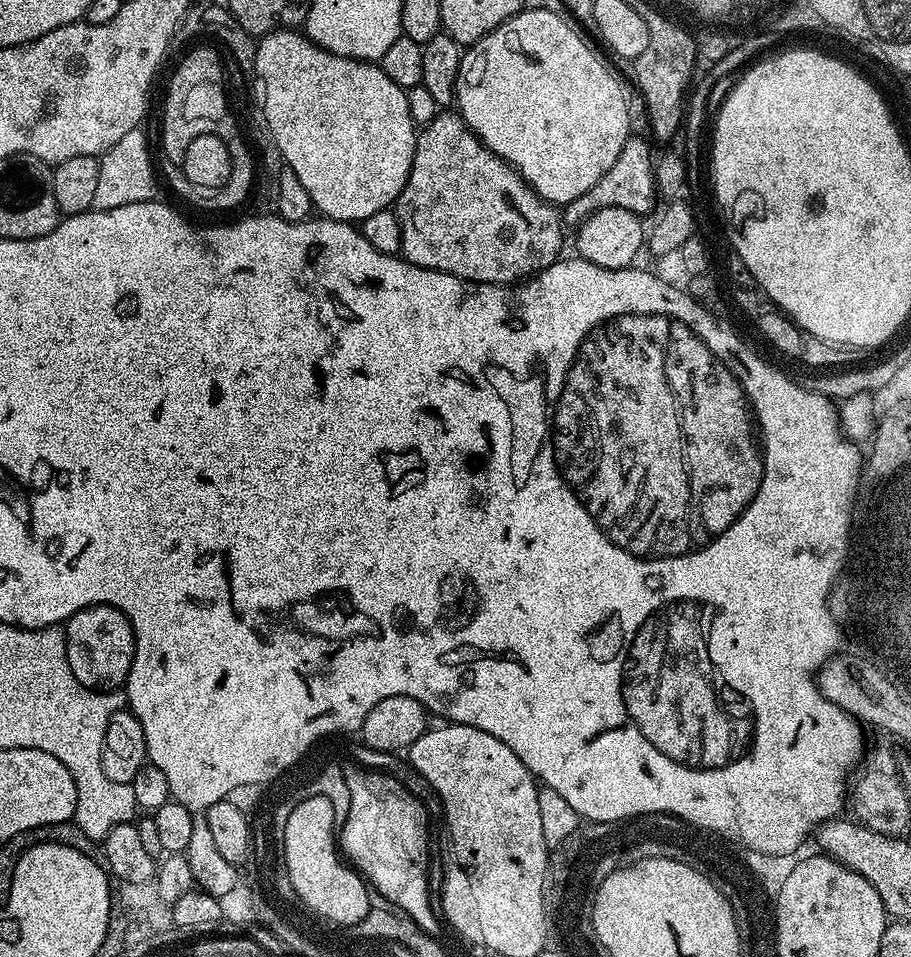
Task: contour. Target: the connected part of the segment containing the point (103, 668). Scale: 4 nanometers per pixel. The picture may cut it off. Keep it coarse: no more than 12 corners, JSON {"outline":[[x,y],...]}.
{"outline":[[108,604],[73,612],[63,629],[82,686],[127,681],[136,639]]}

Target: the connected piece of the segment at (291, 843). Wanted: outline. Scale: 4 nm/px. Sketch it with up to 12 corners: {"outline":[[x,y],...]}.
{"outline":[[310,796],[291,811],[283,852],[305,909],[341,926],[374,900],[343,868],[335,810]]}

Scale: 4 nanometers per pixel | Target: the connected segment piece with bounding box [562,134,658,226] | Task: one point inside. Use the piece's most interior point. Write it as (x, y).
(630, 184)

